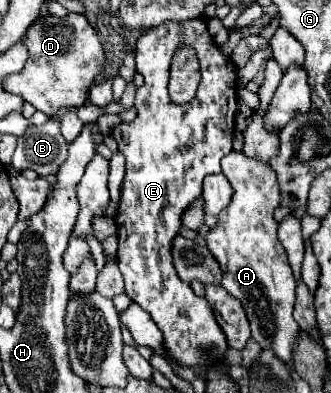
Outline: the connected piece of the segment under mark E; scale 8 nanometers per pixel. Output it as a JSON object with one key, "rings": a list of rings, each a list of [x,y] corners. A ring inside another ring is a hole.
{"rings":[[[192,19],[186,23],[164,23],[160,27],[150,29],[136,43],[136,71],[144,77],[144,85],[136,91],[134,107],[138,115],[132,123],[120,123],[114,129],[114,137],[118,141],[118,149],[122,149],[126,157],[126,177],[122,185],[122,197],[116,213],[118,227],[118,269],[126,283],[126,295],[138,303],[144,311],[150,313],[152,321],[164,335],[162,347],[166,347],[170,367],[190,367],[190,369],[208,369],[210,365],[218,365],[226,361],[226,339],[222,339],[222,331],[218,331],[218,323],[214,323],[214,311],[206,299],[198,297],[188,283],[178,279],[172,263],[172,241],[178,237],[182,227],[182,215],[190,203],[202,197],[202,181],[208,173],[220,173],[220,161],[224,155],[232,151],[232,133],[234,133],[234,115],[238,111],[236,97],[236,67],[234,63],[220,53],[214,39],[210,37],[206,23],[200,19]],[[182,45],[194,47],[200,63],[202,81],[198,85],[196,97],[186,105],[174,105],[168,97],[168,75],[174,51]]]}

